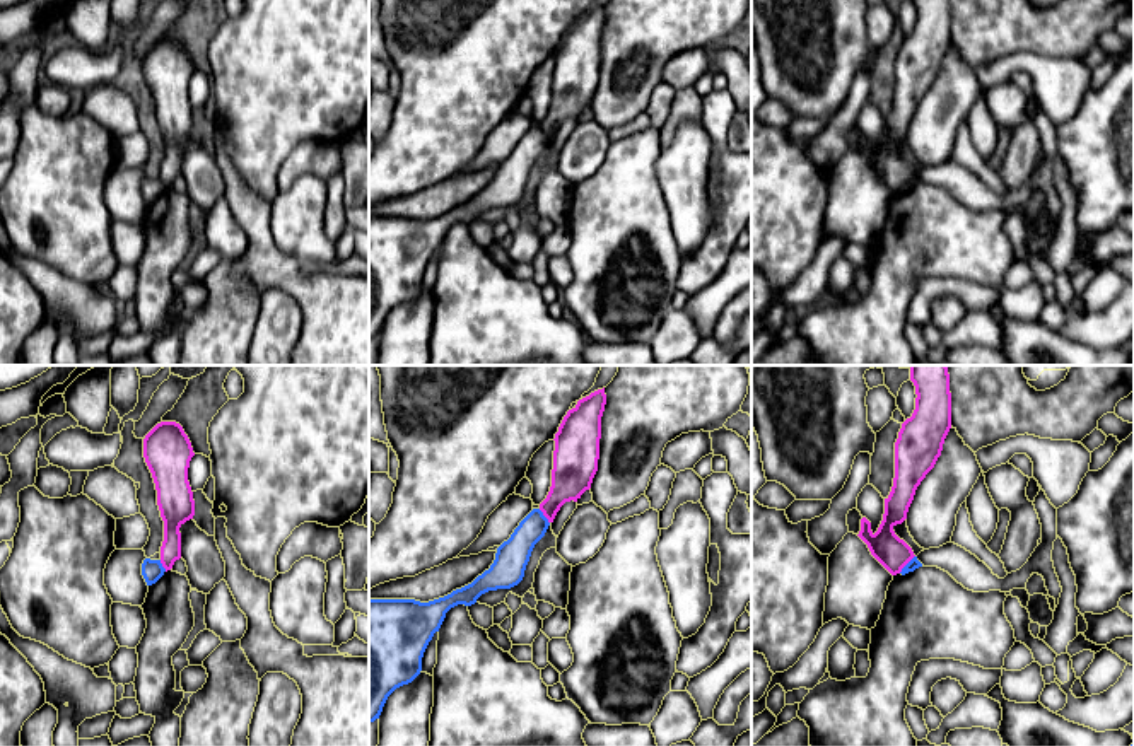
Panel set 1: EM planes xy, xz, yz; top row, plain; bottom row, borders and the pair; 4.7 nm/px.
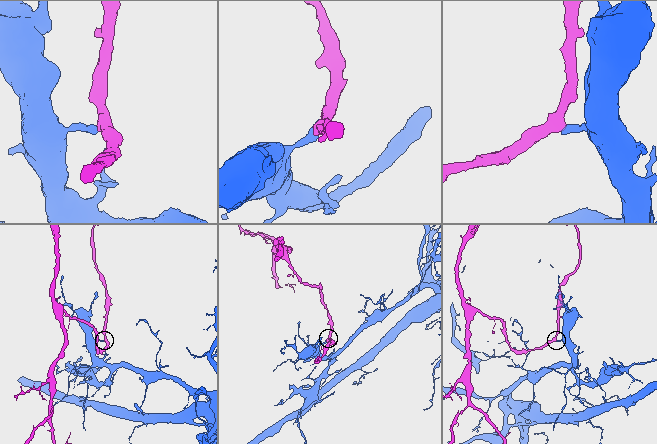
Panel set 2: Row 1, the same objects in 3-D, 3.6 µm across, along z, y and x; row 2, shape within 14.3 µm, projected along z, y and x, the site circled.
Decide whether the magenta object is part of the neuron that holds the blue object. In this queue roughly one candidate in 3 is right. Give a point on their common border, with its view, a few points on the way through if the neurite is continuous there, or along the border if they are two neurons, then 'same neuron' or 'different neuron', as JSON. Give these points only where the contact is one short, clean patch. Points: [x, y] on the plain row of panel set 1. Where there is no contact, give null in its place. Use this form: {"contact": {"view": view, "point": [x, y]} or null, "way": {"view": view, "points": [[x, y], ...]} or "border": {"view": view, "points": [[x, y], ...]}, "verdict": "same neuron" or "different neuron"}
{"contact": {"view": "yz", "point": [907, 181]}, "border": {"view": "yz", "points": [[914, 173], [899, 190]]}, "verdict": "different neuron"}

